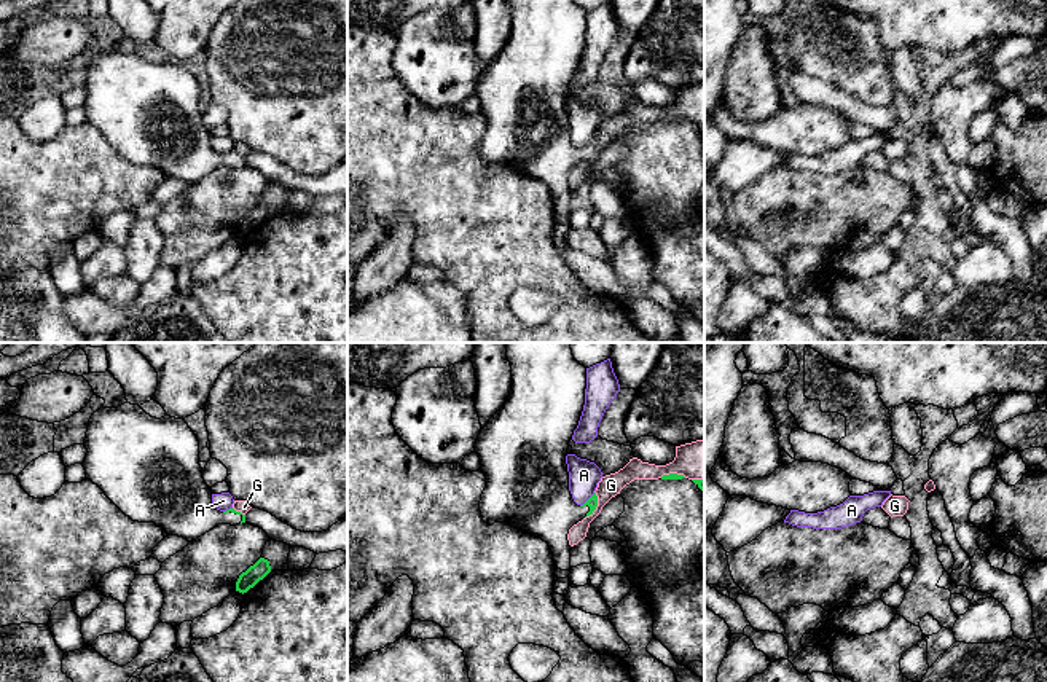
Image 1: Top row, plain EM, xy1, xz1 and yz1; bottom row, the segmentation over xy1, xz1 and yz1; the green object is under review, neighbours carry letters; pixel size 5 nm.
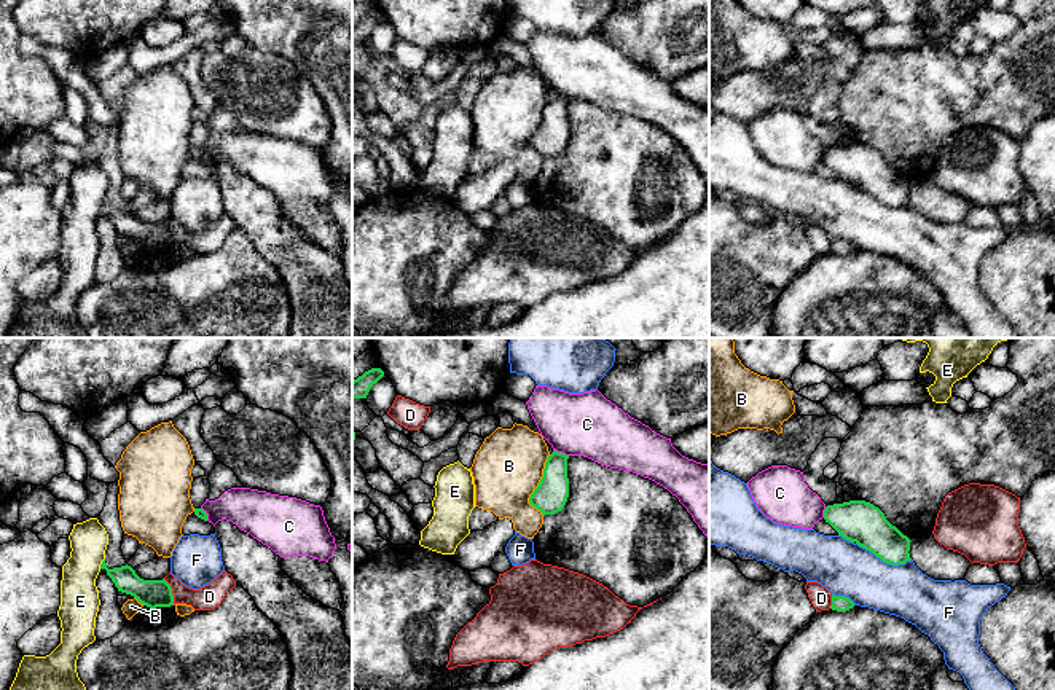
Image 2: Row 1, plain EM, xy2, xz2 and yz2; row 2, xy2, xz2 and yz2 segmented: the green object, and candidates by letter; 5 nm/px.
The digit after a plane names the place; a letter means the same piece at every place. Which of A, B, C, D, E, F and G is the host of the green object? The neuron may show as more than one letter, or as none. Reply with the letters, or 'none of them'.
none of them

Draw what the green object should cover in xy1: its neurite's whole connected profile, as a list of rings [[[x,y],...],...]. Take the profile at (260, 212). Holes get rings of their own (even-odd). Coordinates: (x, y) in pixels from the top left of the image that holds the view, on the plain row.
[[[260,201],[253,209],[250,209],[245,215],[242,215],[236,225],[236,234],[247,236],[253,231],[260,223],[263,223],[271,215],[269,204]]]

